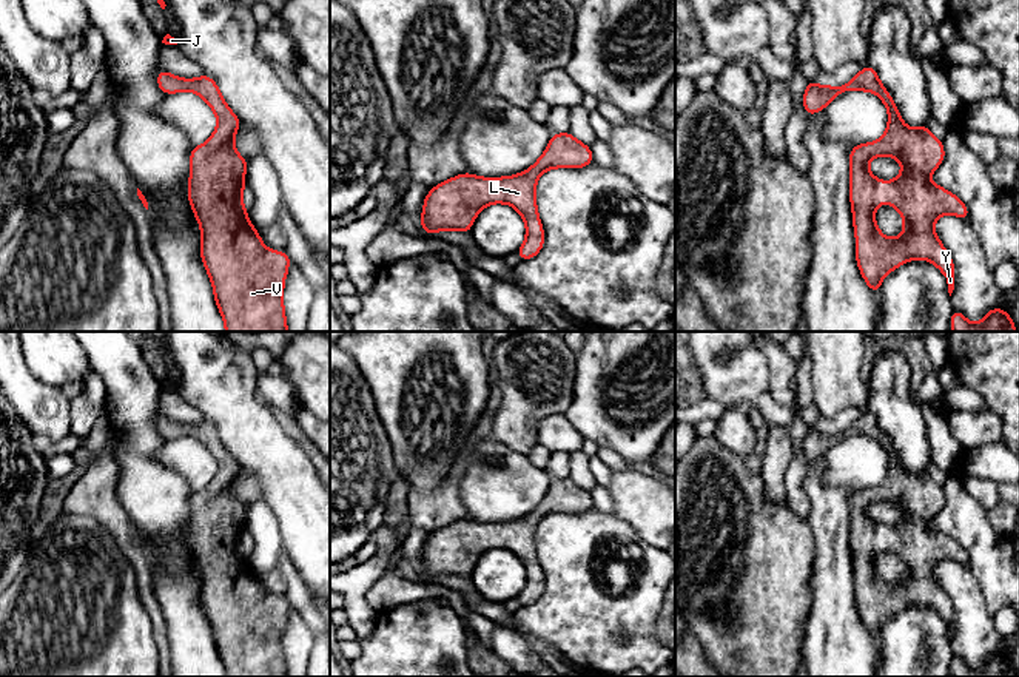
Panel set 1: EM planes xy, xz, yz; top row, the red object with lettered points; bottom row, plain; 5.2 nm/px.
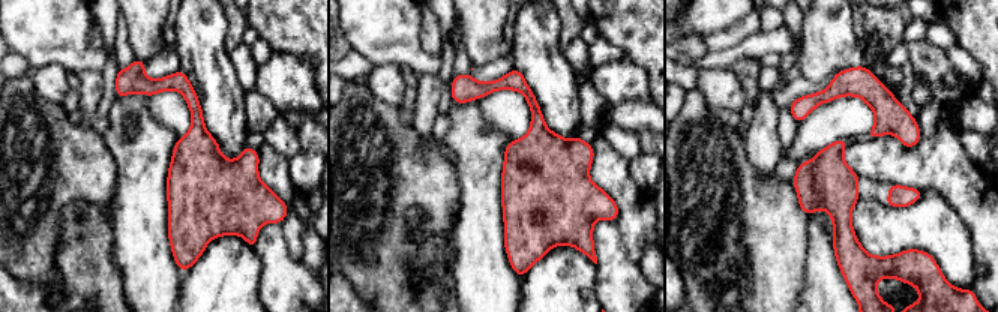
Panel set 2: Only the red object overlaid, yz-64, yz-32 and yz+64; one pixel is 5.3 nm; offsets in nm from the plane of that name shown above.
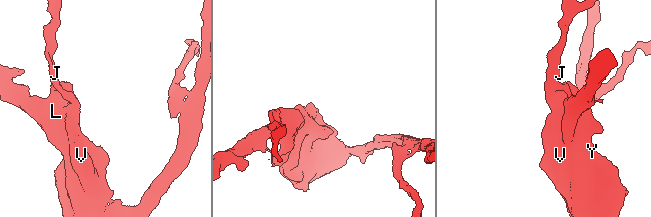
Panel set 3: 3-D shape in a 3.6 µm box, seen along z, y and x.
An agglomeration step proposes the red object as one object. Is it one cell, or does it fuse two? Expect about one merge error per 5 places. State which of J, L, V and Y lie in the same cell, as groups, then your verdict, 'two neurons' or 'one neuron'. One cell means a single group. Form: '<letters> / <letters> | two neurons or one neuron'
J L V Y | one neuron

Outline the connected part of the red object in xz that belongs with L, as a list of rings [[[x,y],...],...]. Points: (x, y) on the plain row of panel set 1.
[[[569,477],[552,480],[546,497],[526,517],[506,523],[479,523],[462,518],[438,529],[422,551],[421,574],[425,580],[455,575],[470,578],[476,560],[490,549],[509,549],[526,569],[526,584],[516,595],[523,605],[535,603],[544,591],[535,532],[540,521],[552,514],[584,514],[594,507],[590,492]]]

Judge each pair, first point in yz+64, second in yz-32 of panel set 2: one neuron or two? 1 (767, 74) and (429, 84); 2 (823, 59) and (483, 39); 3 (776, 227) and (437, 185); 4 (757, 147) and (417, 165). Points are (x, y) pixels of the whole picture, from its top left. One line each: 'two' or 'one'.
1: two
2: one
3: one
4: two

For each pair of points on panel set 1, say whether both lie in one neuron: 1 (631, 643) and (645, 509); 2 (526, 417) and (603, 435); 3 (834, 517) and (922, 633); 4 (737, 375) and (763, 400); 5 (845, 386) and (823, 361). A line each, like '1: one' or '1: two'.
1: two
2: two
3: one
4: one
5: one

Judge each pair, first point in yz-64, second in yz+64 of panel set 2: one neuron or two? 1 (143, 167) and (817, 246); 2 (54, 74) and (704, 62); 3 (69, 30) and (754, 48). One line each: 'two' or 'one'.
1: one
2: two
3: two

